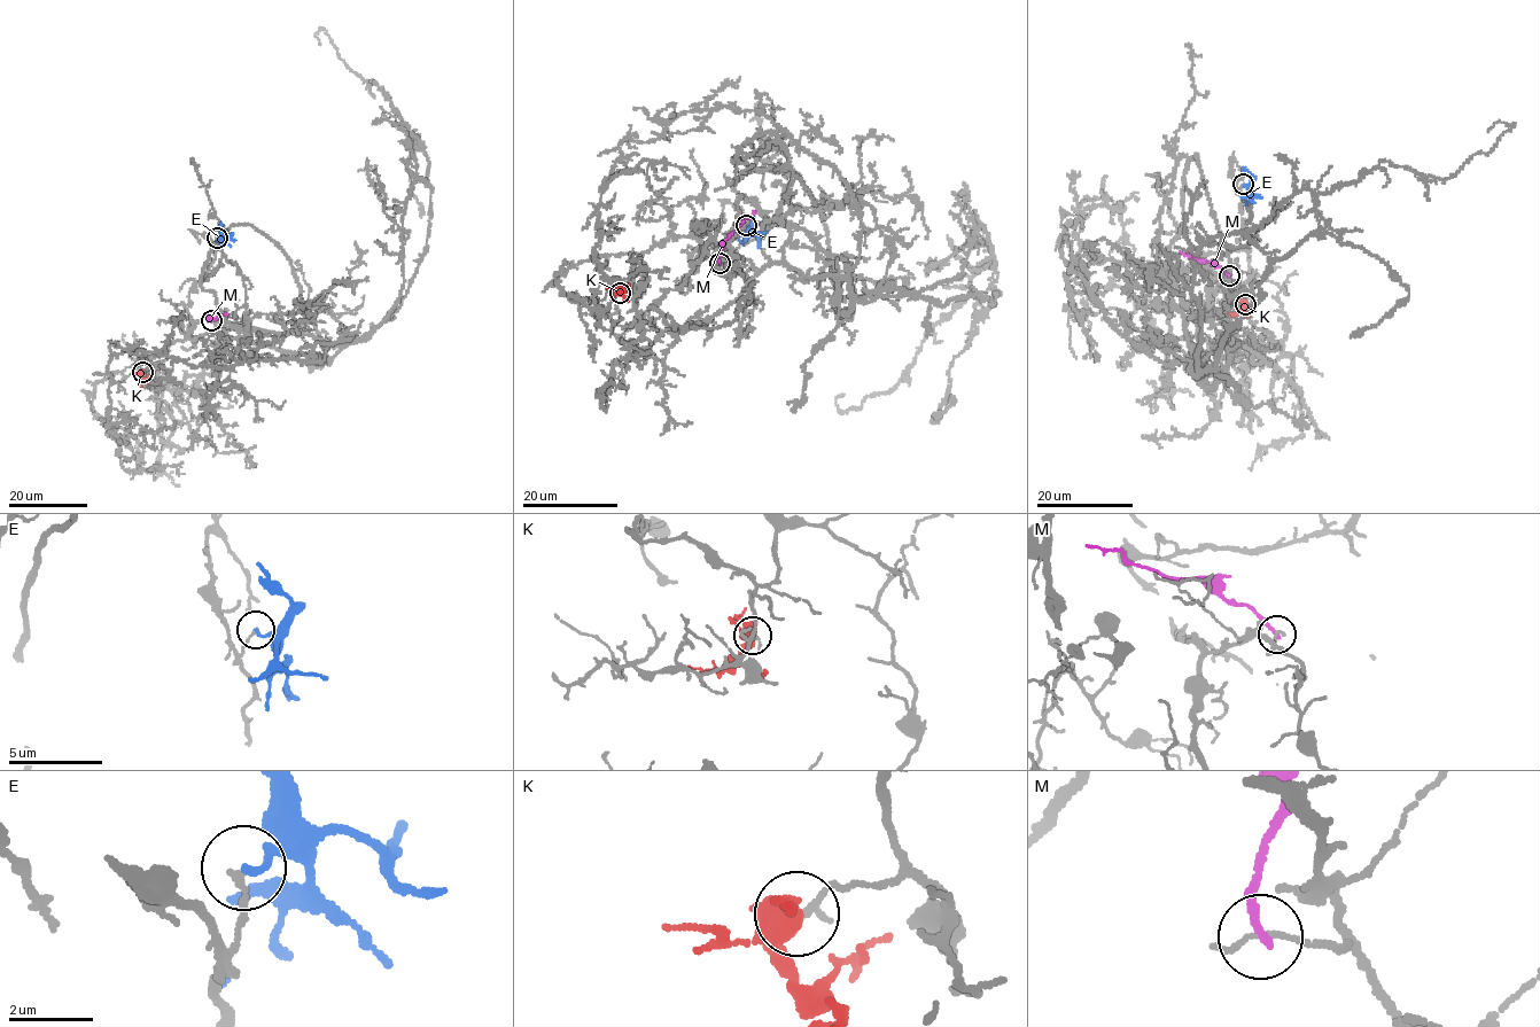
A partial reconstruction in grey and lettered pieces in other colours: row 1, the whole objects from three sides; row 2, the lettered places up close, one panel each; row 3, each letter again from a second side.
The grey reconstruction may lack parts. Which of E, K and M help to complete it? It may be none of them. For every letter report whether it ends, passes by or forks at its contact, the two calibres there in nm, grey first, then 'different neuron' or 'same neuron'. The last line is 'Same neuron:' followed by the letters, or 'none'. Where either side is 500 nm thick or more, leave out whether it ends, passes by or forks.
E: it ends there; 160 nm thick on the grey side, 170 nm on the other; different neuron
K: it forks there; 160 nm thick on the grey side, 400 nm on the other; different neuron
M: it ends there; 160 nm thick on the grey side, 200 nm on the other; different neuron
Same neuron: none

